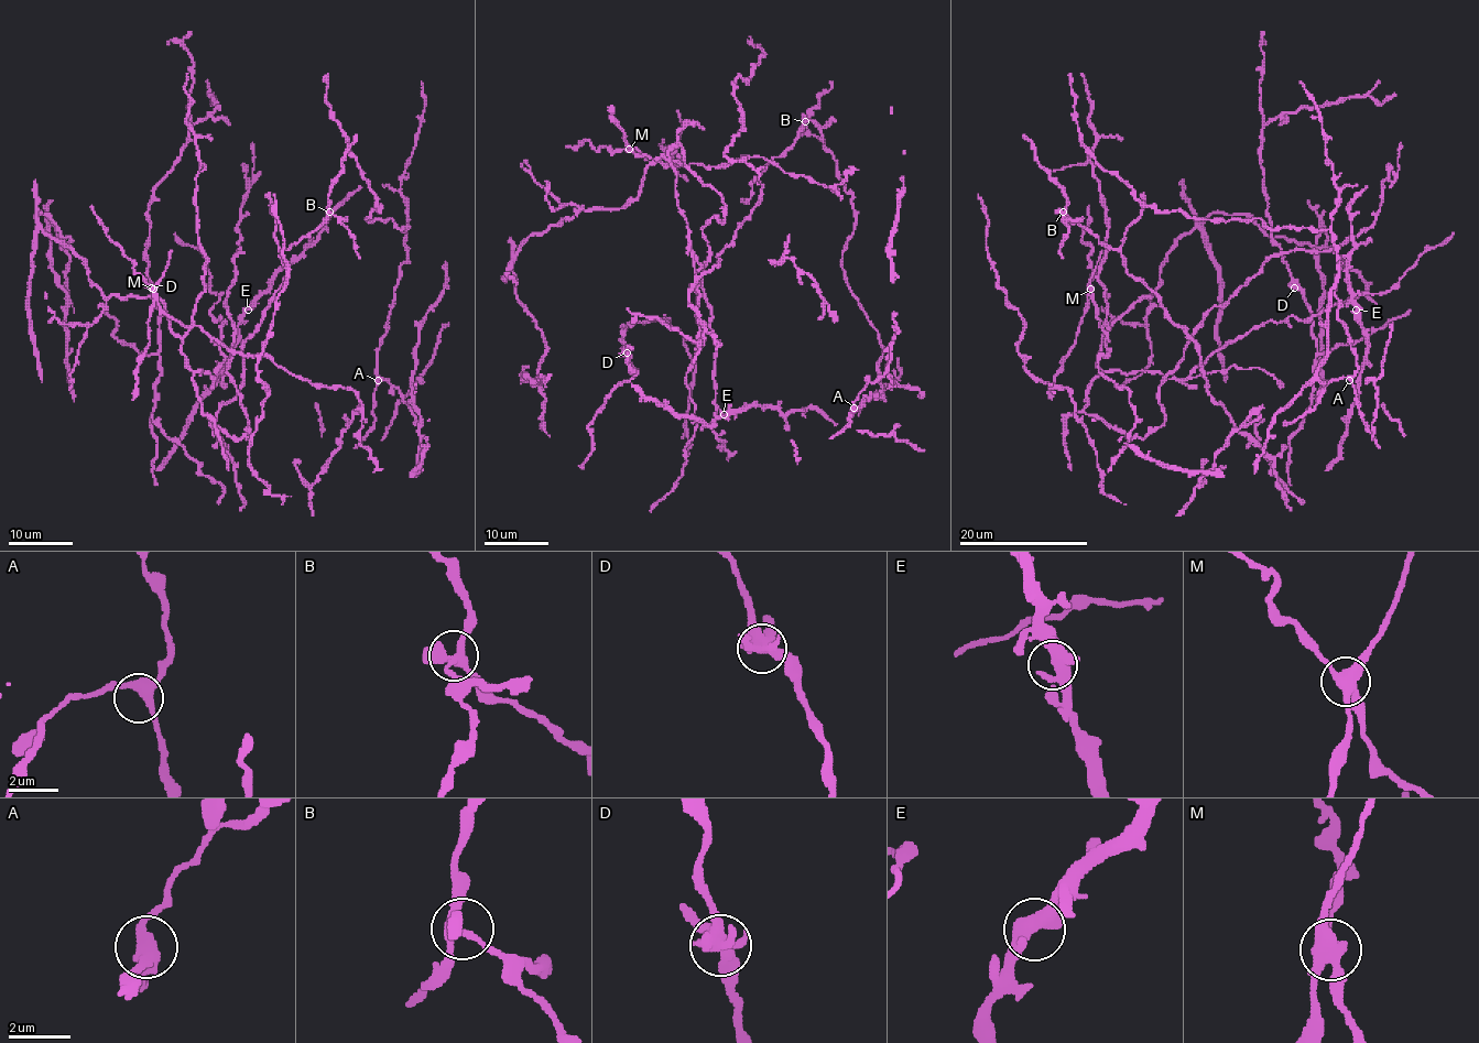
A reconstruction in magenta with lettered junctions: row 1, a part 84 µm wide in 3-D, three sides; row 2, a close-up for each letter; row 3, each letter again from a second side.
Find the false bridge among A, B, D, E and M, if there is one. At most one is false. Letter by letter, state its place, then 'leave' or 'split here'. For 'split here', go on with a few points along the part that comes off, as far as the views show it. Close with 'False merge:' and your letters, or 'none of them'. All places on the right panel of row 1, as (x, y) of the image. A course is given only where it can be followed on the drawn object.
A: place (1349, 380); leave
B: place (1063, 212); leave
D: place (1294, 288); leave
E: place (1356, 310); leave
M: place (1090, 289); split here; course (1090, 289), (1087, 311), (1079, 326), (1076, 344), (1055, 377), (1052, 400)
False merge: M

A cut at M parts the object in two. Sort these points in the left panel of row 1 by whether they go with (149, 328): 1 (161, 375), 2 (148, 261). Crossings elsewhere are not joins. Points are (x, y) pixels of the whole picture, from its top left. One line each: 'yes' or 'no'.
1: no
2: no

